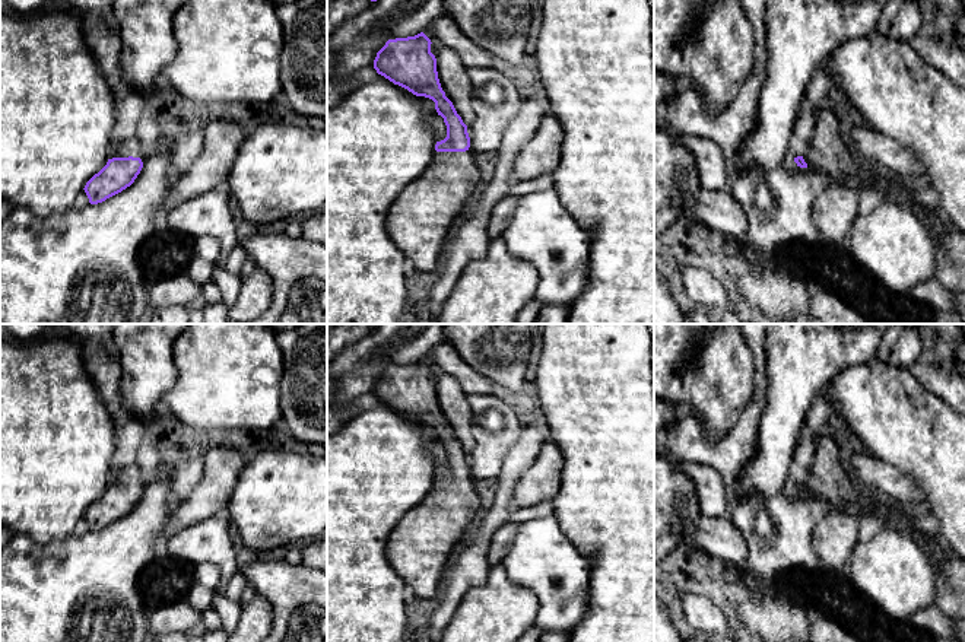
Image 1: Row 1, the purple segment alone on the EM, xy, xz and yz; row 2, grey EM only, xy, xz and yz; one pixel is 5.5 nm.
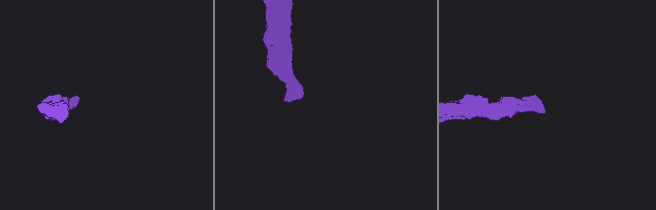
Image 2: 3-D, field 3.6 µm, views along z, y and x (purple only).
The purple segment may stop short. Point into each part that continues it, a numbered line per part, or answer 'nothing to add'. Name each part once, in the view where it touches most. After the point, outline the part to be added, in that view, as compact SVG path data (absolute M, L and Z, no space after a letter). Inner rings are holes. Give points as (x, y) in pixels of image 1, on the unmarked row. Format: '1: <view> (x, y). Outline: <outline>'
1: xy (129, 474). Outline: M136 464L127 465L123 470L111 474L108 486L112 486L112 484L128 484L128 483L140 484L142 489L145 489L145 483L142 480L140 470L139 470L139 467Z

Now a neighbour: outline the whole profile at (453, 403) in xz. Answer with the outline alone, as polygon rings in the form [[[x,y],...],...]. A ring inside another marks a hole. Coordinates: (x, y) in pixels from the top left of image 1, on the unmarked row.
[[[439,374],[435,385],[441,414],[469,454],[474,448],[474,416],[467,401],[467,394],[458,381],[447,374]]]

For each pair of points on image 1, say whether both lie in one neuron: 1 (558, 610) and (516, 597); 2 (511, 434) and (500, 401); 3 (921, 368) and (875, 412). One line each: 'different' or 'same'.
1: different
2: same
3: different

